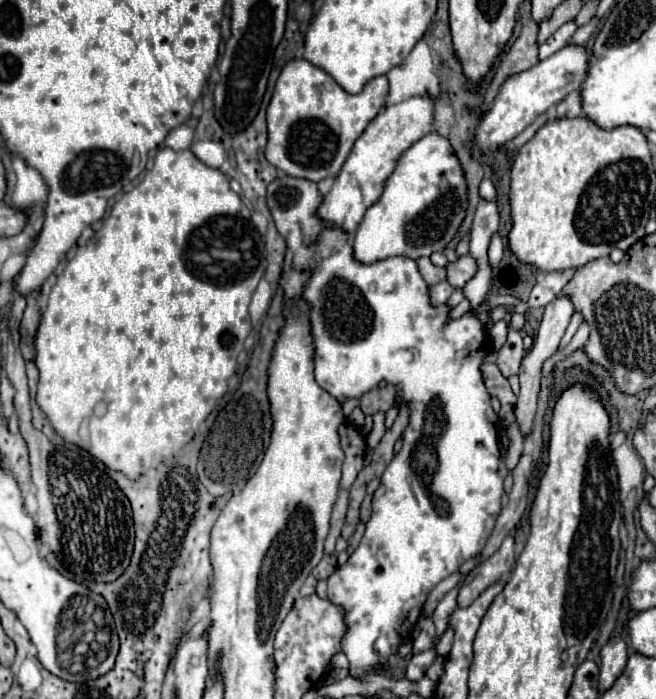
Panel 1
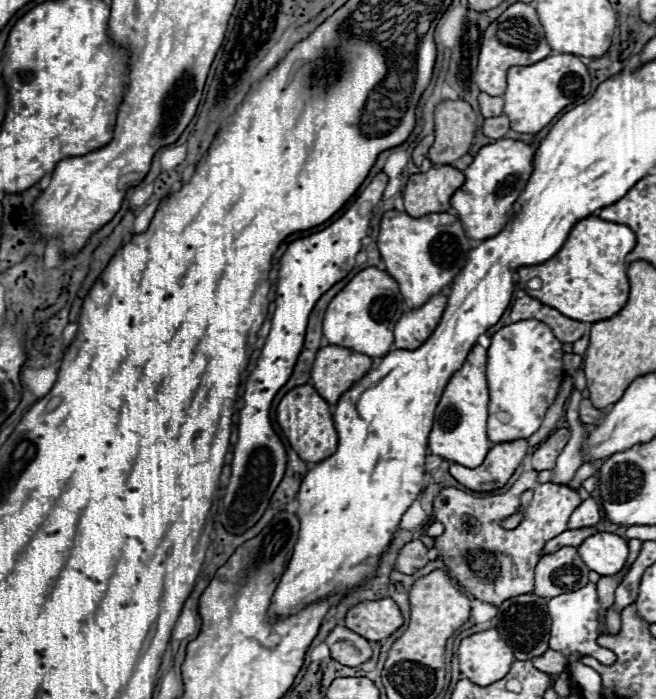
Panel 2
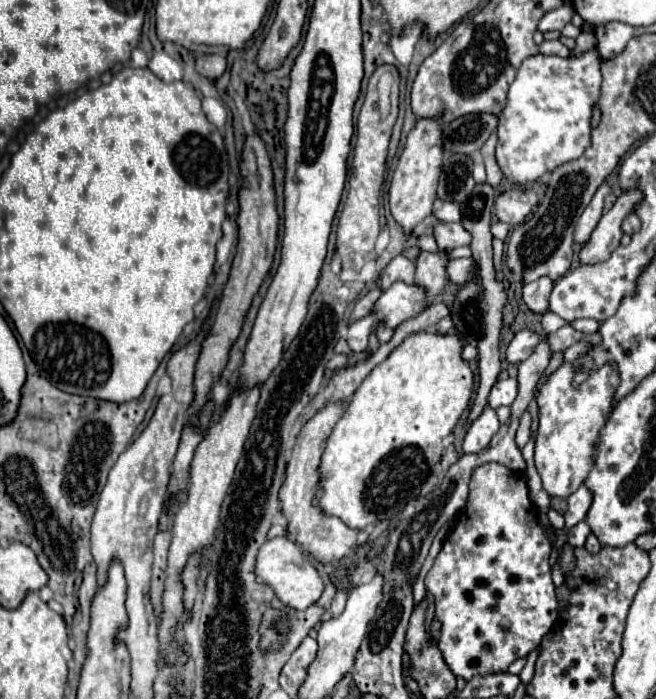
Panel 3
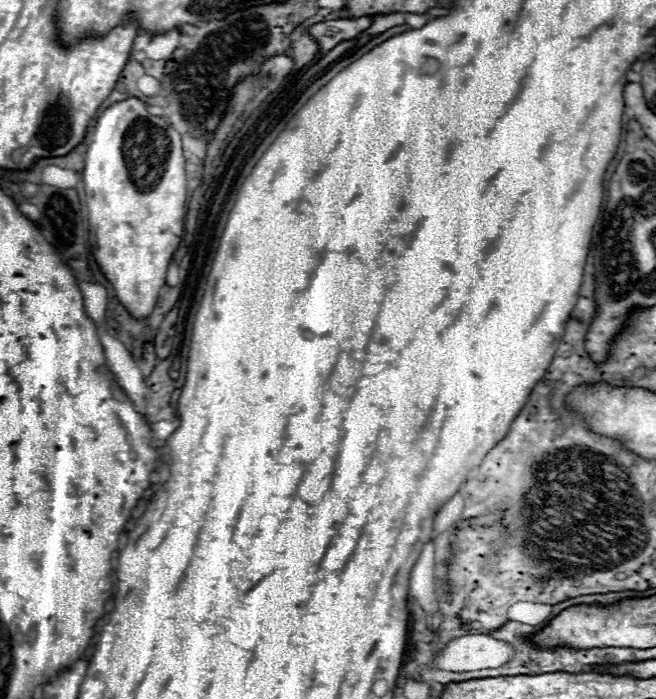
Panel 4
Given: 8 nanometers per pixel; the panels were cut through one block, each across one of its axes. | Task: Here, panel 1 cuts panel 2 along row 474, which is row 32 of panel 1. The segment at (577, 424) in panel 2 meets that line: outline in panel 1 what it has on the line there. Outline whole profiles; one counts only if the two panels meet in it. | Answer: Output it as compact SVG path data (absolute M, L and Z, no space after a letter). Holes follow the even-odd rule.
M570 20L566 24L562 24L540 48L538 48L538 60L544 60L548 56L552 56L554 52L558 52L560 48L566 46L566 42L570 40L570 36L576 32L576 24Z

